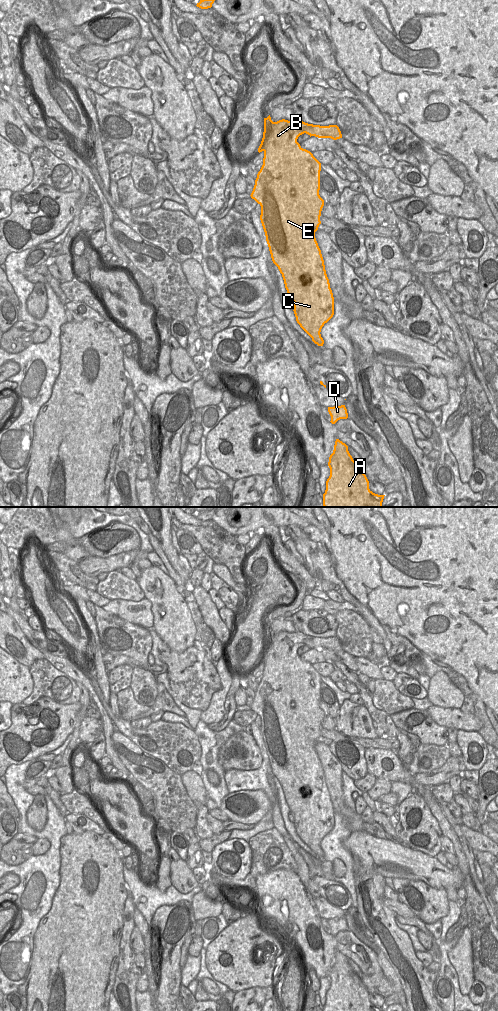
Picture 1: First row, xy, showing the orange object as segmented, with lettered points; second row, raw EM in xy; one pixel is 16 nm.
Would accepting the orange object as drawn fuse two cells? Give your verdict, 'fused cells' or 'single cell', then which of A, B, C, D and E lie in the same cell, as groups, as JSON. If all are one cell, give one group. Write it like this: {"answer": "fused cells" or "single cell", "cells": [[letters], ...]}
{"answer": "single cell", "cells": [["A", "B", "C", "D", "E"]]}

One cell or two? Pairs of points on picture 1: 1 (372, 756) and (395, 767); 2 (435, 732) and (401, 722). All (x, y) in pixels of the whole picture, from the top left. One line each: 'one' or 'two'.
1: one
2: one

